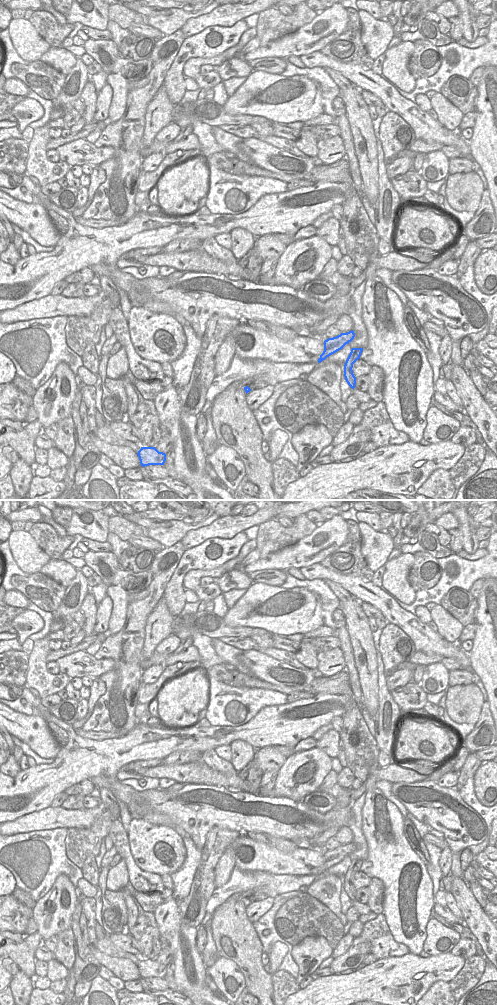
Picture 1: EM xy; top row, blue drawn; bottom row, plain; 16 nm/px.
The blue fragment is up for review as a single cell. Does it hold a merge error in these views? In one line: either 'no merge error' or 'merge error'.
merge error

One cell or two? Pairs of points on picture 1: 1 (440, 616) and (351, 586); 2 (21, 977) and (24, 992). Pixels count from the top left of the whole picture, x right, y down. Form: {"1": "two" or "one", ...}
{"1": "two", "2": "one"}

